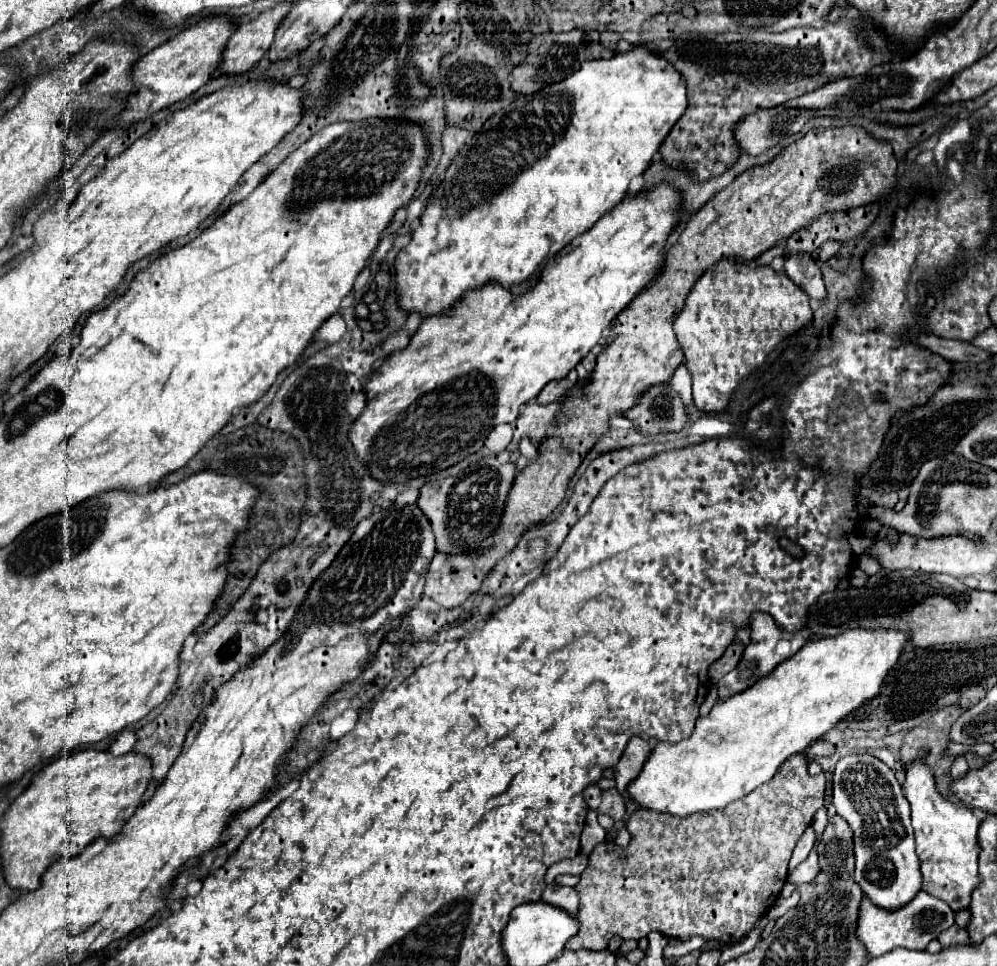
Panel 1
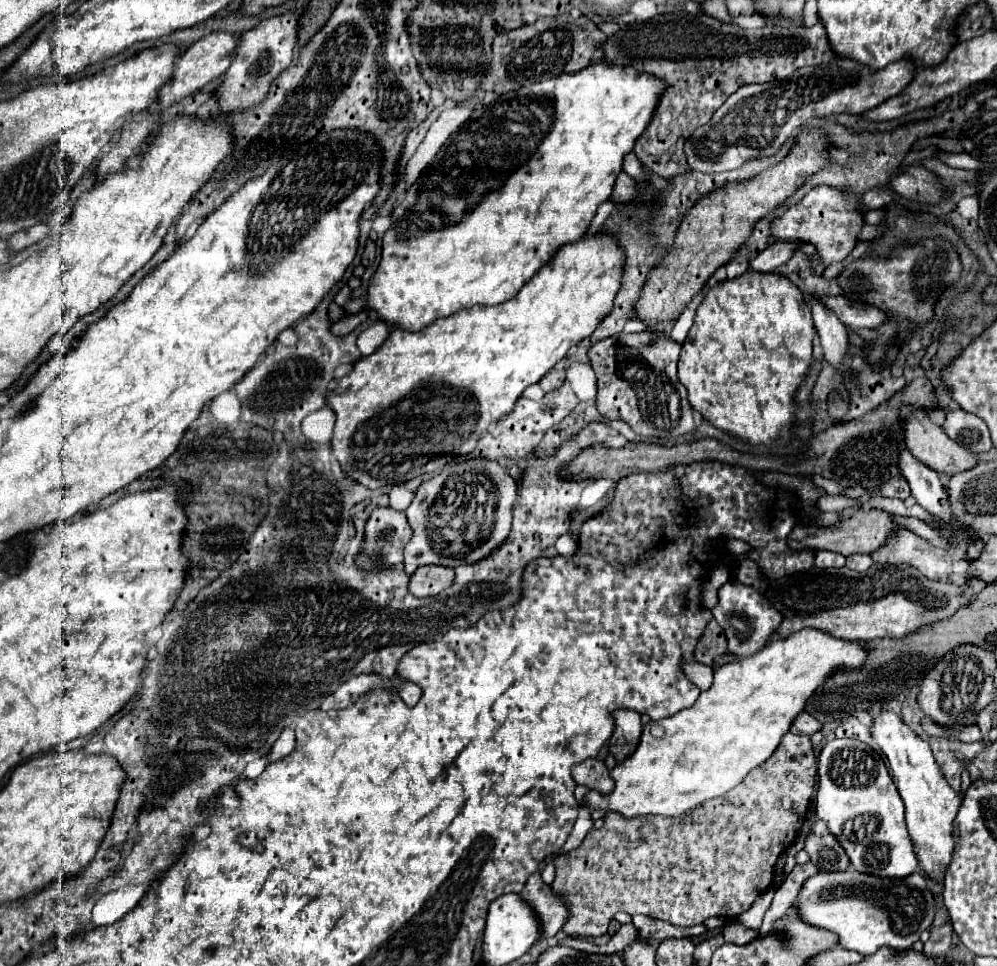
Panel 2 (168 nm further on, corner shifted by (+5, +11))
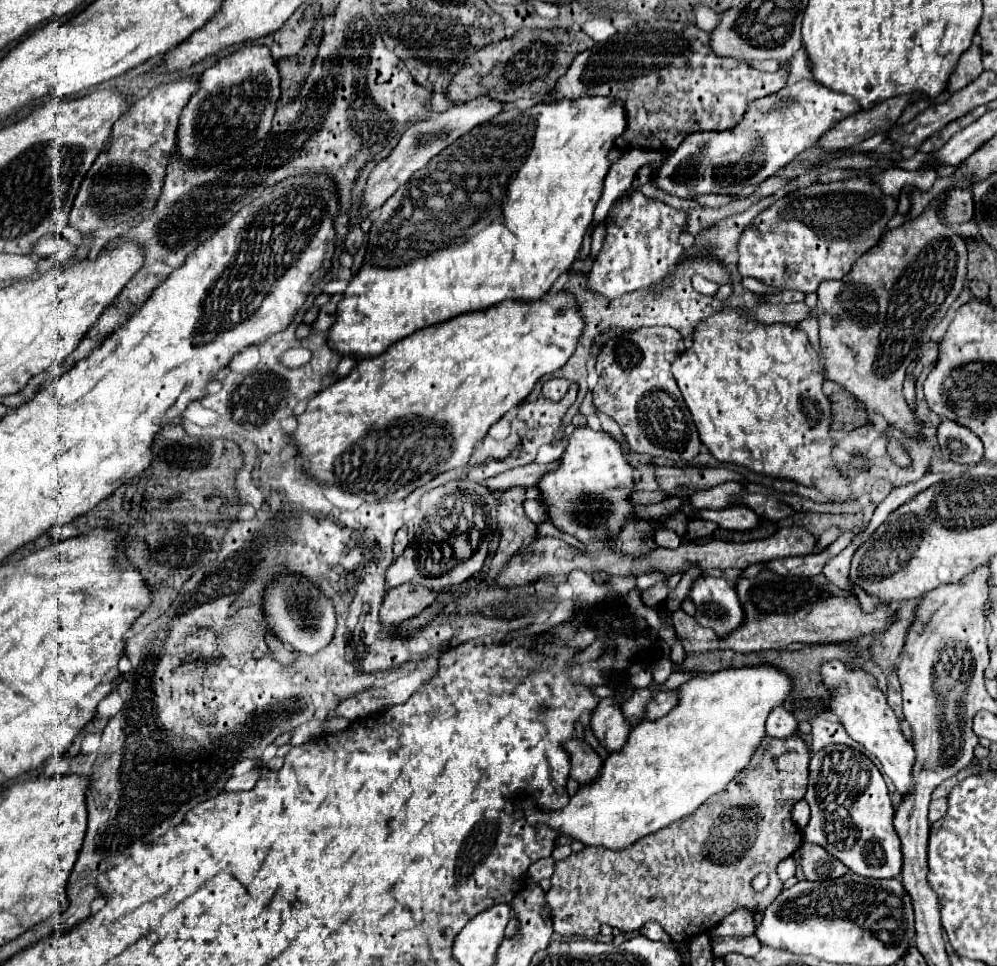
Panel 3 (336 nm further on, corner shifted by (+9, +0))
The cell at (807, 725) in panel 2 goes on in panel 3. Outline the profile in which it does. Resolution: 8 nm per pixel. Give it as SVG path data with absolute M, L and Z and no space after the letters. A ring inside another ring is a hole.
M778 707L774 709L774 715L768 717L768 727L766 727L766 733L770 737L790 737L794 733L798 733L798 721L794 719L792 713L788 713L784 707Z

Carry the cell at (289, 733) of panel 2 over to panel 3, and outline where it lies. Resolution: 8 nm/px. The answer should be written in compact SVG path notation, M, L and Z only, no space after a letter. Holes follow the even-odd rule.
M254 767L252 771L248 771L240 777L232 775L228 779L228 783L224 785L224 791L250 791L258 783L258 779L264 775L264 771L266 771L266 767Z

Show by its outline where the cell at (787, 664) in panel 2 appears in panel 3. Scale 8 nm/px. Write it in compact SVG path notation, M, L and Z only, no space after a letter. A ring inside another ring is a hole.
M766 665L766 667L740 667L716 671L714 675L694 677L680 689L680 703L666 717L658 721L640 721L632 727L630 737L620 753L612 753L600 771L600 777L578 789L570 803L558 815L544 815L528 801L528 823L548 823L550 827L568 833L586 845L600 845L612 851L622 851L634 841L668 827L692 815L704 801L726 789L742 769L746 769L766 737L766 719L774 707L780 707L790 695L790 675Z

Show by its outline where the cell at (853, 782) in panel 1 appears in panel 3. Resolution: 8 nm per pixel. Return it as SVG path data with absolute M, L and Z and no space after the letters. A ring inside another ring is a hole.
M828 745L812 755L810 781L804 795L812 817L804 839L840 859L850 871L872 879L894 879L902 873L902 845L894 831L894 807L878 767L858 749Z

